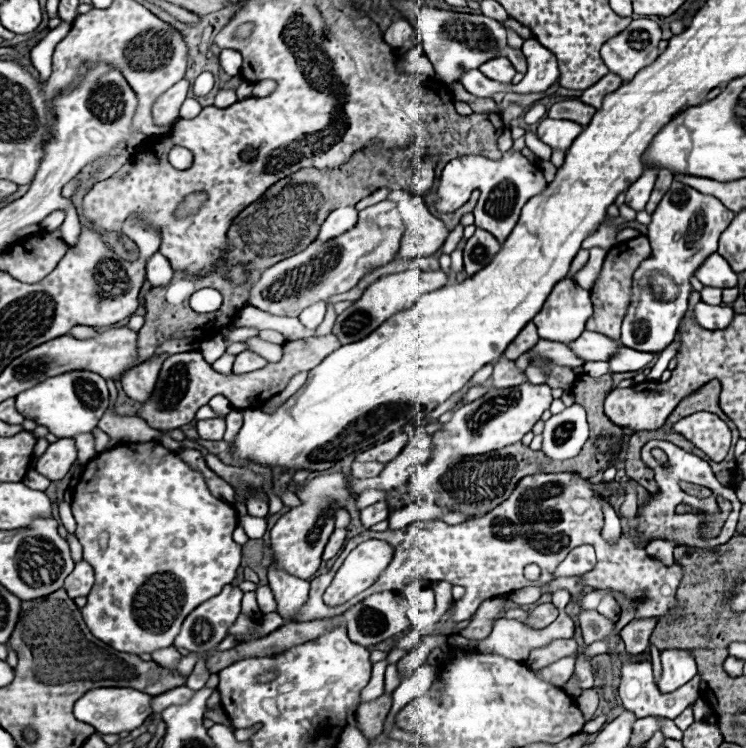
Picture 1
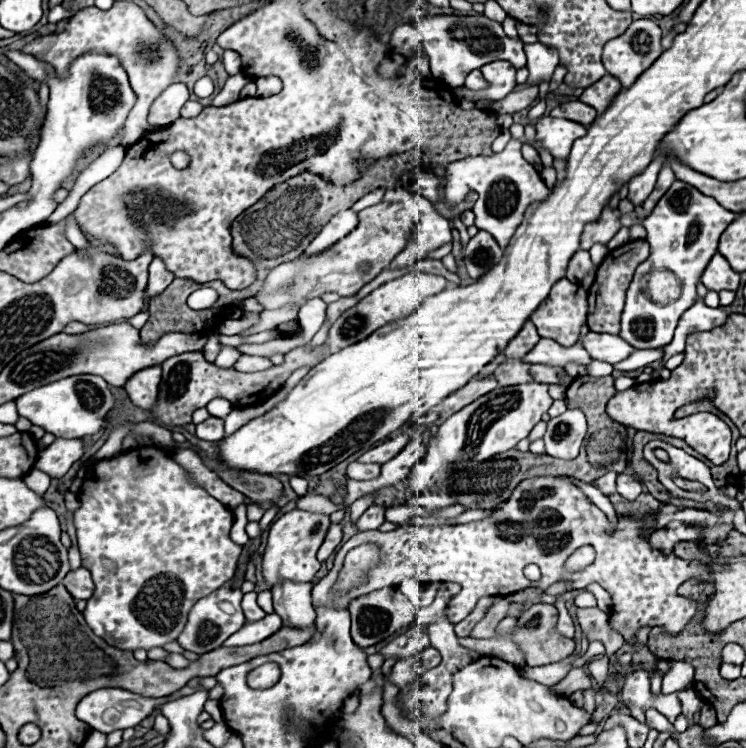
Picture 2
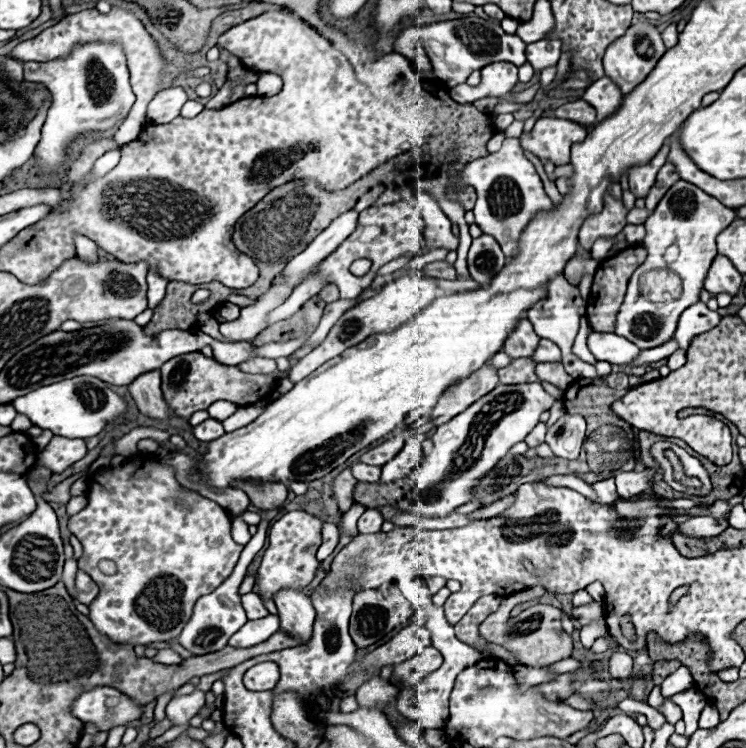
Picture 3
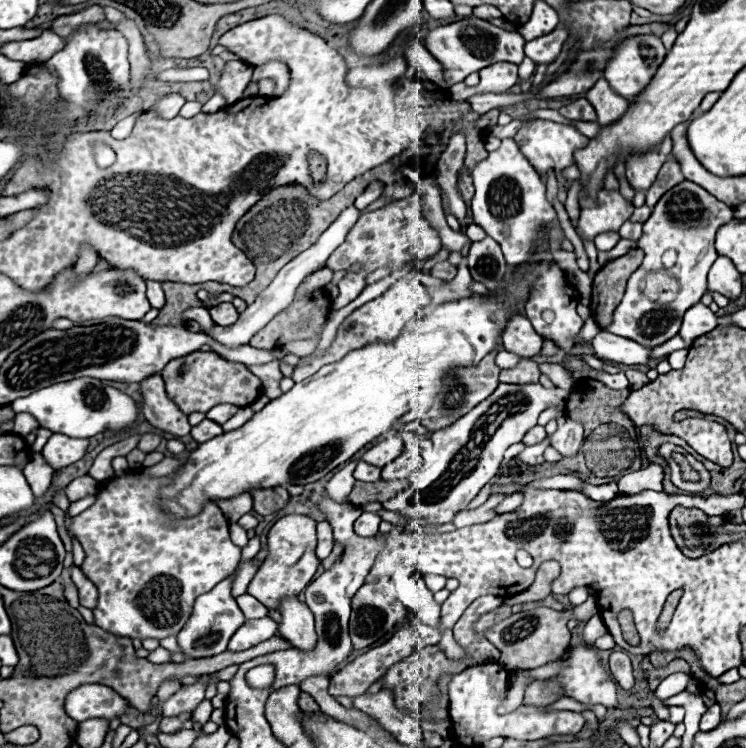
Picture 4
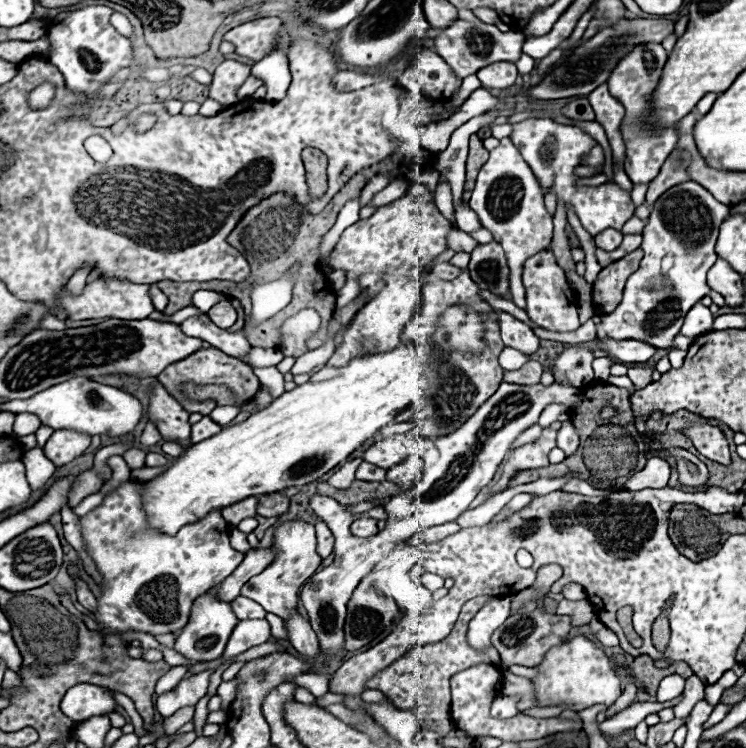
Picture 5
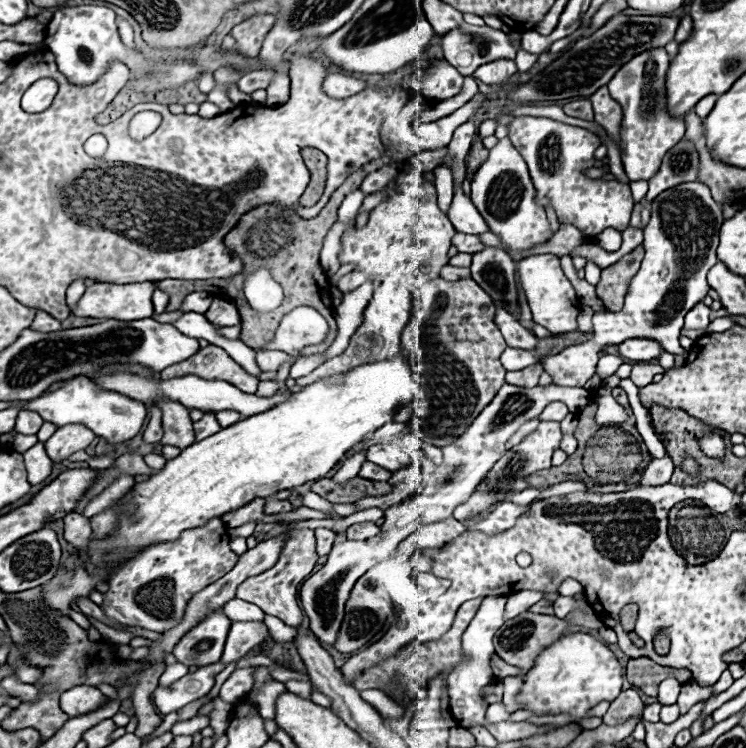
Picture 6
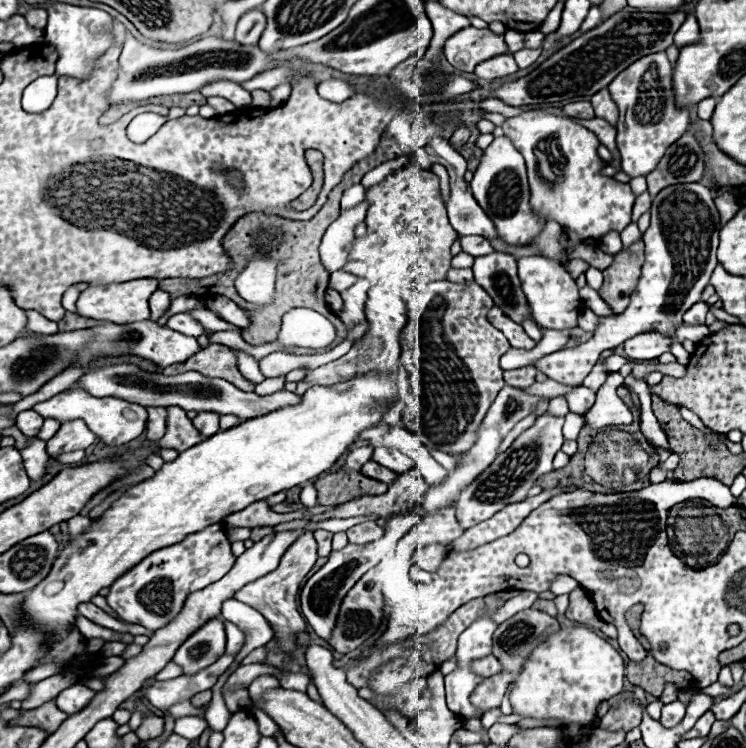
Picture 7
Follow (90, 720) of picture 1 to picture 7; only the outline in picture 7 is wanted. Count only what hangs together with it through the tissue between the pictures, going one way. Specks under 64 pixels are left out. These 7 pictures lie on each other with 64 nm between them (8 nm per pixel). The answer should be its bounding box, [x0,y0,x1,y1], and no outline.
[56,684,96,714]

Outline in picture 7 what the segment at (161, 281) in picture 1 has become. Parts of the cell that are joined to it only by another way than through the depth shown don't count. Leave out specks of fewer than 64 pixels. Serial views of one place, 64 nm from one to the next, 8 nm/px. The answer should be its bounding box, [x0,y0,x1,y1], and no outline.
[148,290,170,322]

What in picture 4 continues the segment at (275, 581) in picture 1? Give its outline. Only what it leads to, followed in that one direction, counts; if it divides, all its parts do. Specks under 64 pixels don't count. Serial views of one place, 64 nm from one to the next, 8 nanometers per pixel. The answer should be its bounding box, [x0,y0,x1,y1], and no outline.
[278,598,316,650]

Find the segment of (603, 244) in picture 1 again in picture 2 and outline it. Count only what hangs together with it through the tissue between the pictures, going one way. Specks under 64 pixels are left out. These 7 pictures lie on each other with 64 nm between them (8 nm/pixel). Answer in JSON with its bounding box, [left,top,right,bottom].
[580,206,622,250]

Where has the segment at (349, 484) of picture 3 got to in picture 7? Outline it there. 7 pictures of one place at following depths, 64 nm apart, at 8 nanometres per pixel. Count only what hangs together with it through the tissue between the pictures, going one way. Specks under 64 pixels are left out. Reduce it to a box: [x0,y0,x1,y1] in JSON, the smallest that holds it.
[346,446,374,470]

